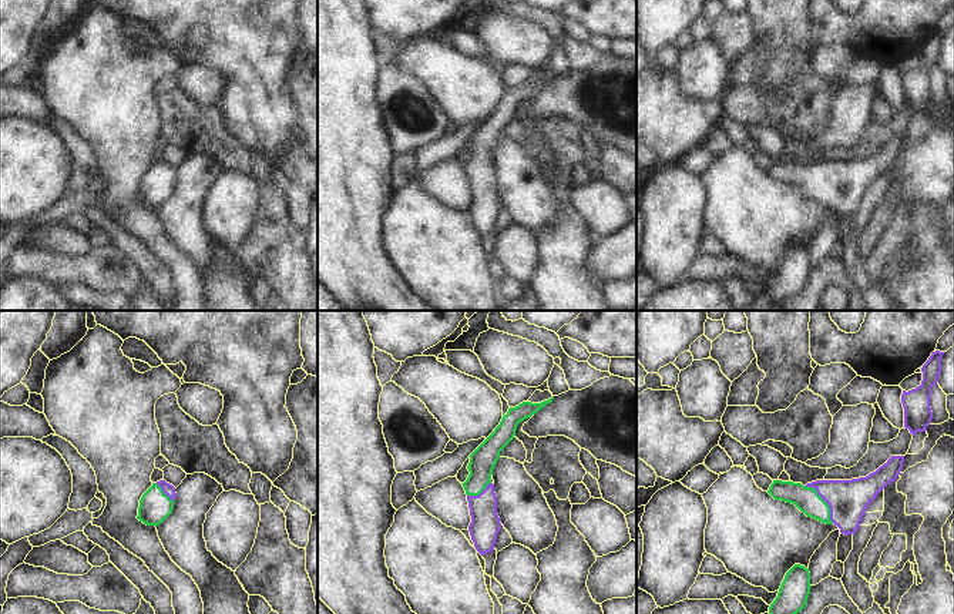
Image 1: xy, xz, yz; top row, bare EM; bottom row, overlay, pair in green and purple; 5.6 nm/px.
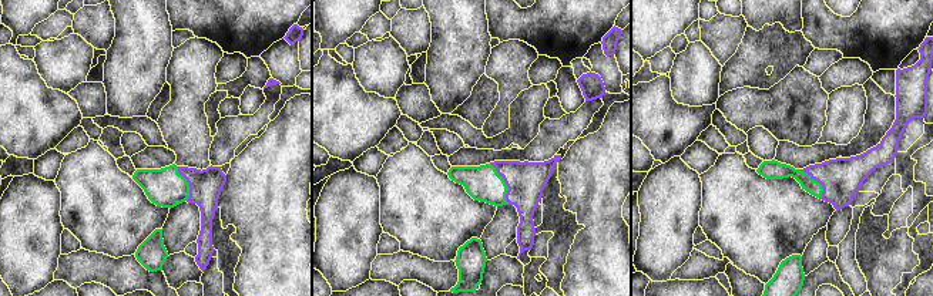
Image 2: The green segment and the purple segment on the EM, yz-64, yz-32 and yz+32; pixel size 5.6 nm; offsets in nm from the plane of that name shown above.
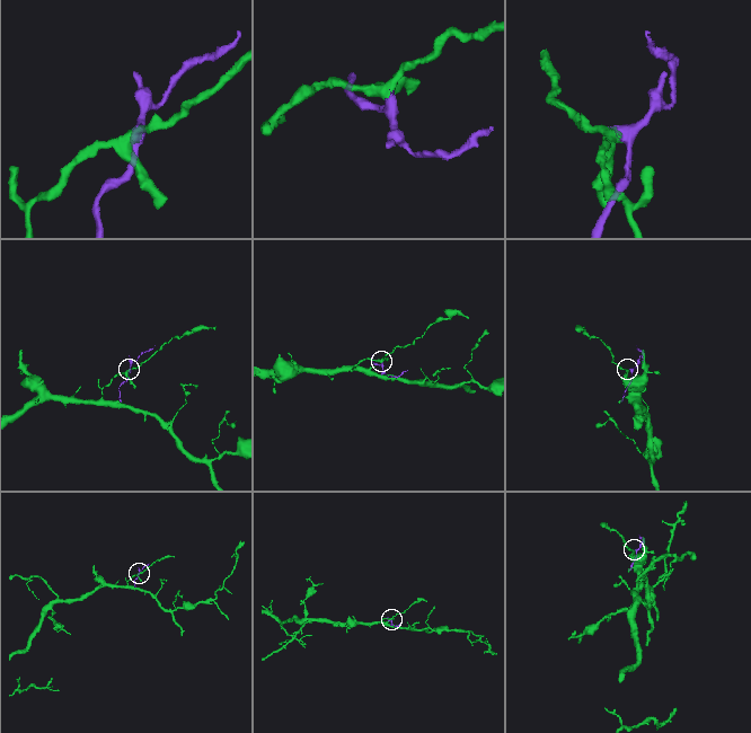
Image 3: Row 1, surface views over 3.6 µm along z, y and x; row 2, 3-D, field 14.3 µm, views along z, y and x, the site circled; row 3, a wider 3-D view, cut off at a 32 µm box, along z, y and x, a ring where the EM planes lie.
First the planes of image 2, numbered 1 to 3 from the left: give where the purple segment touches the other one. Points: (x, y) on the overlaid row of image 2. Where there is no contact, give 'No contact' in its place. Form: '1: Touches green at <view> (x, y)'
1: Touches green at yz-64 (188, 184)
2: Touches green at yz-32 (504, 184)
3: Touches green at yz+32 (814, 180)

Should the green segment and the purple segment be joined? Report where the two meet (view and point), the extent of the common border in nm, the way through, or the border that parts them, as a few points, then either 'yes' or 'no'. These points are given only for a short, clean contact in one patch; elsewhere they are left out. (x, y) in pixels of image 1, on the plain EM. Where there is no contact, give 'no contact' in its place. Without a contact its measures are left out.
contact yz (825, 183); length 280 nm; way yz (806, 180), (825, 183), (845, 183), (847, 180); yes

